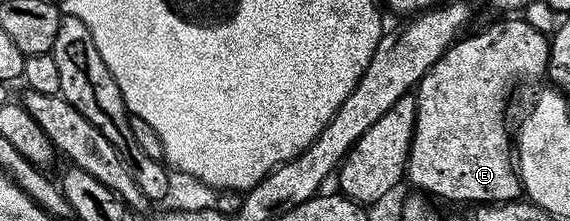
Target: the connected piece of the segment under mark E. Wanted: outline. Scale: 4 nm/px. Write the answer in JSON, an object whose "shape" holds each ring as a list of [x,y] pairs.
{"shape":[[[502,19],[495,25],[490,25],[482,34],[474,33],[471,37],[463,36],[454,42],[434,66],[427,71],[416,86],[416,100],[418,110],[416,111],[416,127],[412,147],[406,164],[405,180],[414,184],[415,190],[426,195],[433,195],[435,198],[443,197],[446,201],[474,201],[473,203],[509,203],[519,200],[523,196],[522,181],[518,177],[518,170],[512,164],[512,133],[506,130],[506,100],[514,93],[517,85],[525,81],[534,81],[538,76],[547,72],[550,63],[550,43],[547,34],[542,34],[534,25],[526,21],[510,21],[514,19]]]}

